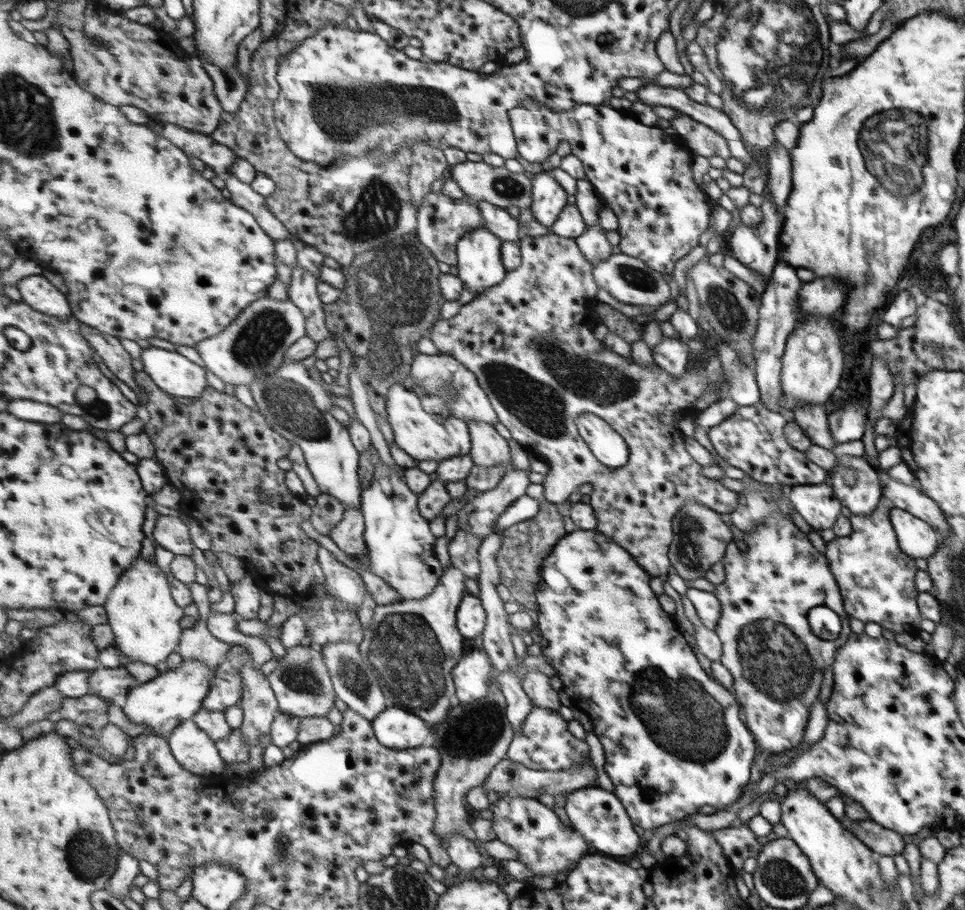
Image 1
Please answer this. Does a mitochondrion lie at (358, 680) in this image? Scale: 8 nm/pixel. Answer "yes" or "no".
yes

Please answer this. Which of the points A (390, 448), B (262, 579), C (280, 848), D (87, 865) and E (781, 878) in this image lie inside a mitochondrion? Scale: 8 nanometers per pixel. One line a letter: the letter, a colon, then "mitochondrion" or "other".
A: other
B: other
C: mitochondrion
D: mitochondrion
E: mitochondrion

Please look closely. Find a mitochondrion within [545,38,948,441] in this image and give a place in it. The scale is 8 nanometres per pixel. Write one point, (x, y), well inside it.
(895, 144)

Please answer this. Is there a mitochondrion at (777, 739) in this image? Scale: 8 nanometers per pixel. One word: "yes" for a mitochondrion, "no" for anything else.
no

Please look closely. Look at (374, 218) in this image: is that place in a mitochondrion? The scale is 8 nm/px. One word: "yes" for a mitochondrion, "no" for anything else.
yes

